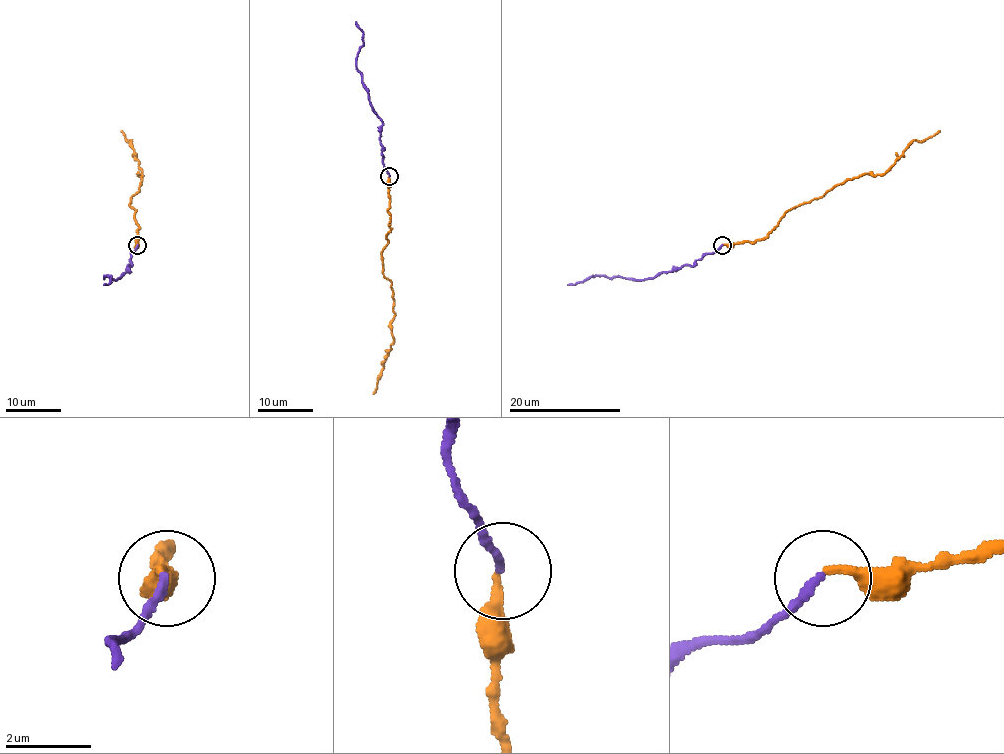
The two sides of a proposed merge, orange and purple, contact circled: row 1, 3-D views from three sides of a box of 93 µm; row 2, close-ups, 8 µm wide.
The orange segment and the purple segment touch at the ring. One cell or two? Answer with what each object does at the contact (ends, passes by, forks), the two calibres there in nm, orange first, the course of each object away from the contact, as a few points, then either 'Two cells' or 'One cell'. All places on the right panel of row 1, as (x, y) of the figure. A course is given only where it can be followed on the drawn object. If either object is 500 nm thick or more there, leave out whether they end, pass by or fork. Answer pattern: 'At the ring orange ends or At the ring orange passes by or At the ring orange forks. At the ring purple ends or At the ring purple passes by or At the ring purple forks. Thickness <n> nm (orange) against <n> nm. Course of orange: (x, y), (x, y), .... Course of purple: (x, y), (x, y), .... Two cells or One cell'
At the ring orange ends. At the ring purple ends. Thickness 220 nm (orange) against 180 nm. Course of orange: (722, 245), (764, 238), (789, 210), (846, 181), (881, 175), (914, 140), (939, 131). Course of purple: (722, 245), (705, 253), (693, 266), (674, 267), (647, 280), (603, 275), (588, 277), (567, 285). One cell

